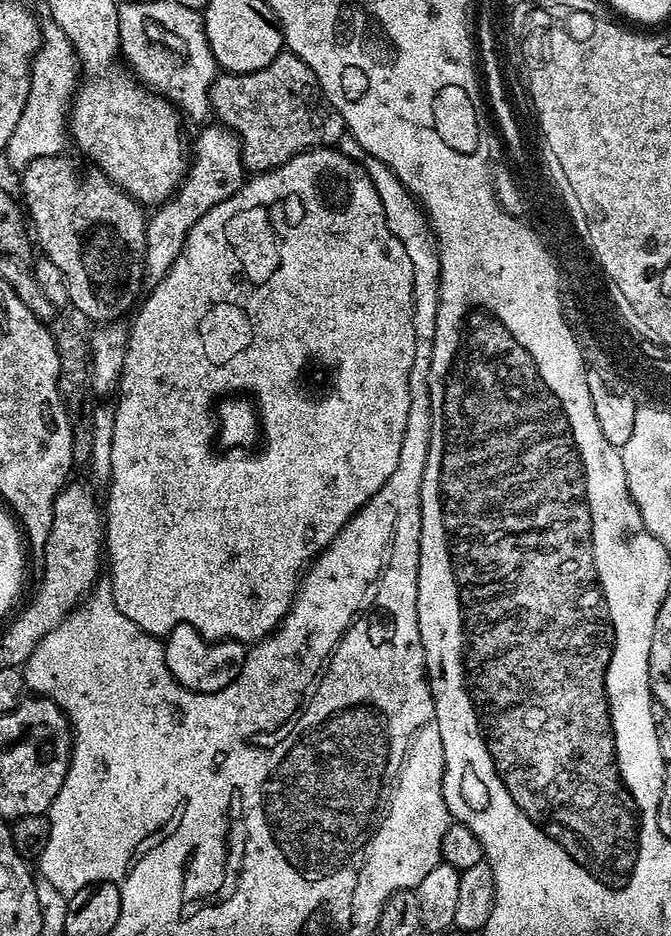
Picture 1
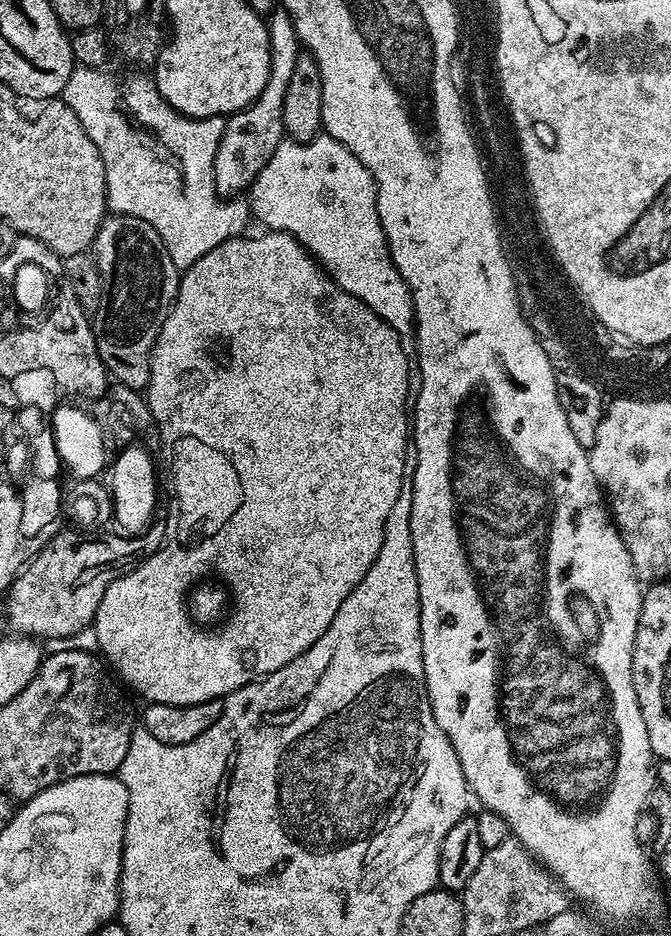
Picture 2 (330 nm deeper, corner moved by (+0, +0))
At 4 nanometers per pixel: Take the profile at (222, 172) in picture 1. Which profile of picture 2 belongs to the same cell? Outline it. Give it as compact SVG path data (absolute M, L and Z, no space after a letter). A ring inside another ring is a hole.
M276 10L267 17L268 37L270 38L270 78L262 86L262 94L253 104L248 104L240 112L227 117L222 142L218 154L214 154L214 186L222 198L236 198L247 193L258 178L262 166L270 162L274 150L285 139L282 122L282 104L286 102L286 86L294 75L294 62L298 62L302 45L290 13Z

